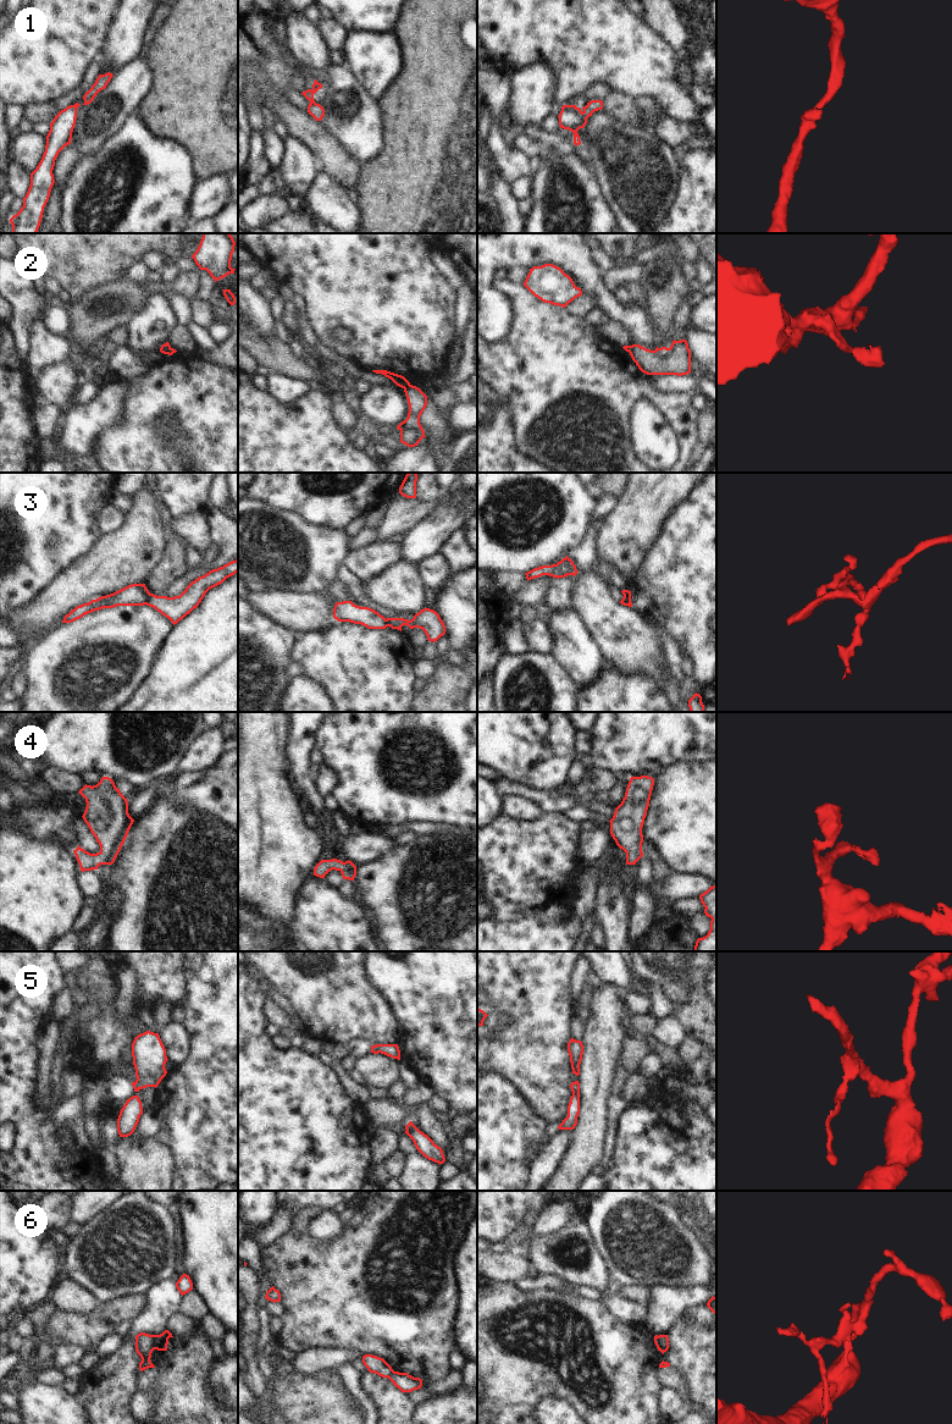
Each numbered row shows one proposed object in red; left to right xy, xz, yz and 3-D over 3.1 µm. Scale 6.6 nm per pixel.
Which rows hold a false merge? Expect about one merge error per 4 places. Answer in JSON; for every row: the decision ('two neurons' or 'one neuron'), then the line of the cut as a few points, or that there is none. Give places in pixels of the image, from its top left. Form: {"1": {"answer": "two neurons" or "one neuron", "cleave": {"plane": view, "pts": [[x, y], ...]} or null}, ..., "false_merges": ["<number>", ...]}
{"1": {"answer": "one neuron", "cleave": null}, "2": {"answer": "two neurons", "cleave": {"plane": "xz", "pts": [[411, 385], [404, 388]]}}, "3": {"answer": "two neurons", "cleave": {"plane": "xy", "pts": [[150, 594], [144, 603]]}}, "4": {"answer": "one neuron", "cleave": null}, "5": {"answer": "one neuron", "cleave": null}, "6": {"answer": "two neurons", "cleave": {"plane": "xy", "pts": [[151, 1335], [151, 1346], [154, 1348]]}}, "false_merges": ["2", "3", "6"]}

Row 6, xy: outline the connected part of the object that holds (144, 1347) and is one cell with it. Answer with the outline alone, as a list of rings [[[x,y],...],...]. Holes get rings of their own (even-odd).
[[[140,1332],[135,1336],[135,1351],[140,1356],[142,1362],[139,1363],[140,1371],[148,1368],[155,1368],[151,1363],[153,1347],[153,1335]]]

